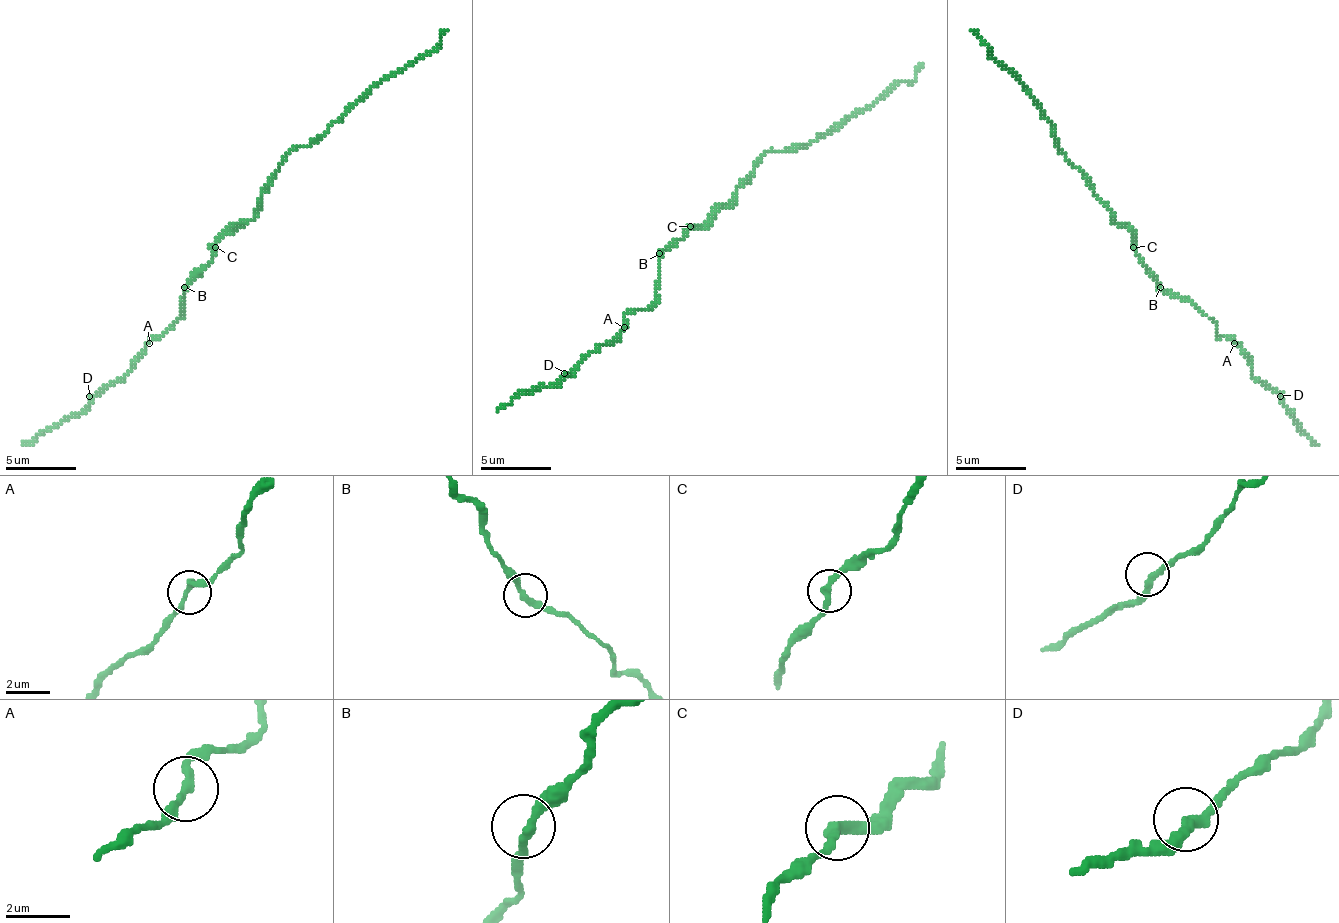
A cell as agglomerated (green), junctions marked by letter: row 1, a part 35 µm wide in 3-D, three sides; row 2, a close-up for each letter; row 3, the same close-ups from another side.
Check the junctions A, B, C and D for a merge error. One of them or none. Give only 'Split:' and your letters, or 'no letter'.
Split: no letter

